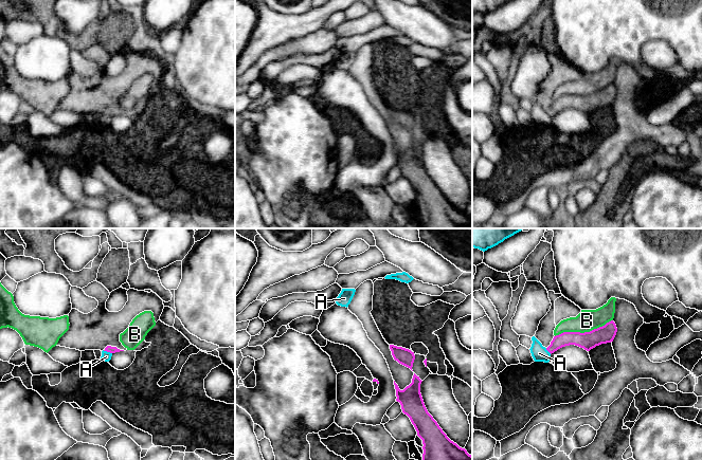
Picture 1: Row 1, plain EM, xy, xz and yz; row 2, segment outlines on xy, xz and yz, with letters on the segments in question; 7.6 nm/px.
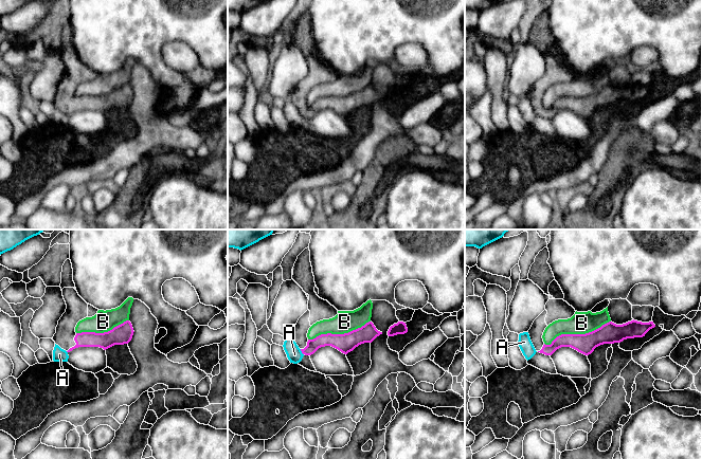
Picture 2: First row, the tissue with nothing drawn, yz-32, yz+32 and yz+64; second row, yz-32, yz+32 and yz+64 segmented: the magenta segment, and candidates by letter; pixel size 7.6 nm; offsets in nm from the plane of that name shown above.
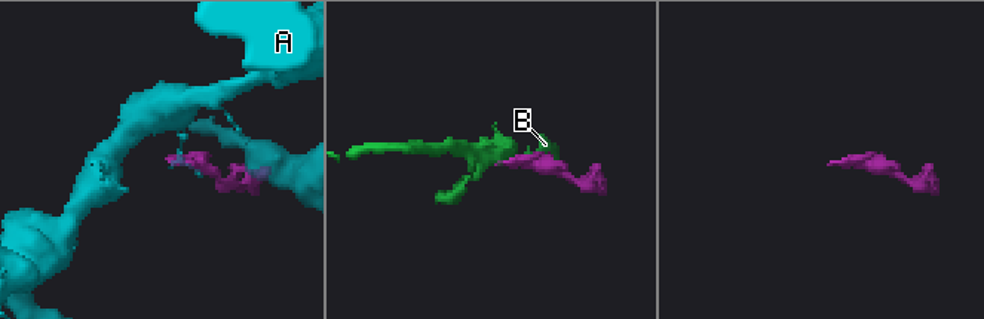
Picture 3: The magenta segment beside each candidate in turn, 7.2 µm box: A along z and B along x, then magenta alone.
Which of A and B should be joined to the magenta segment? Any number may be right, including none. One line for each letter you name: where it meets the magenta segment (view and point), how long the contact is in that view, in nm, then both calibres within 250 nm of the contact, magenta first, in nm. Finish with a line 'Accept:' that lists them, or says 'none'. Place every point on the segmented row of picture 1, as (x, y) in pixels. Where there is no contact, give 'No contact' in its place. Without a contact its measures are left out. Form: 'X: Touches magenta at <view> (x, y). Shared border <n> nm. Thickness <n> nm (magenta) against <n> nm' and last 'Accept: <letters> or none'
Accept: none

